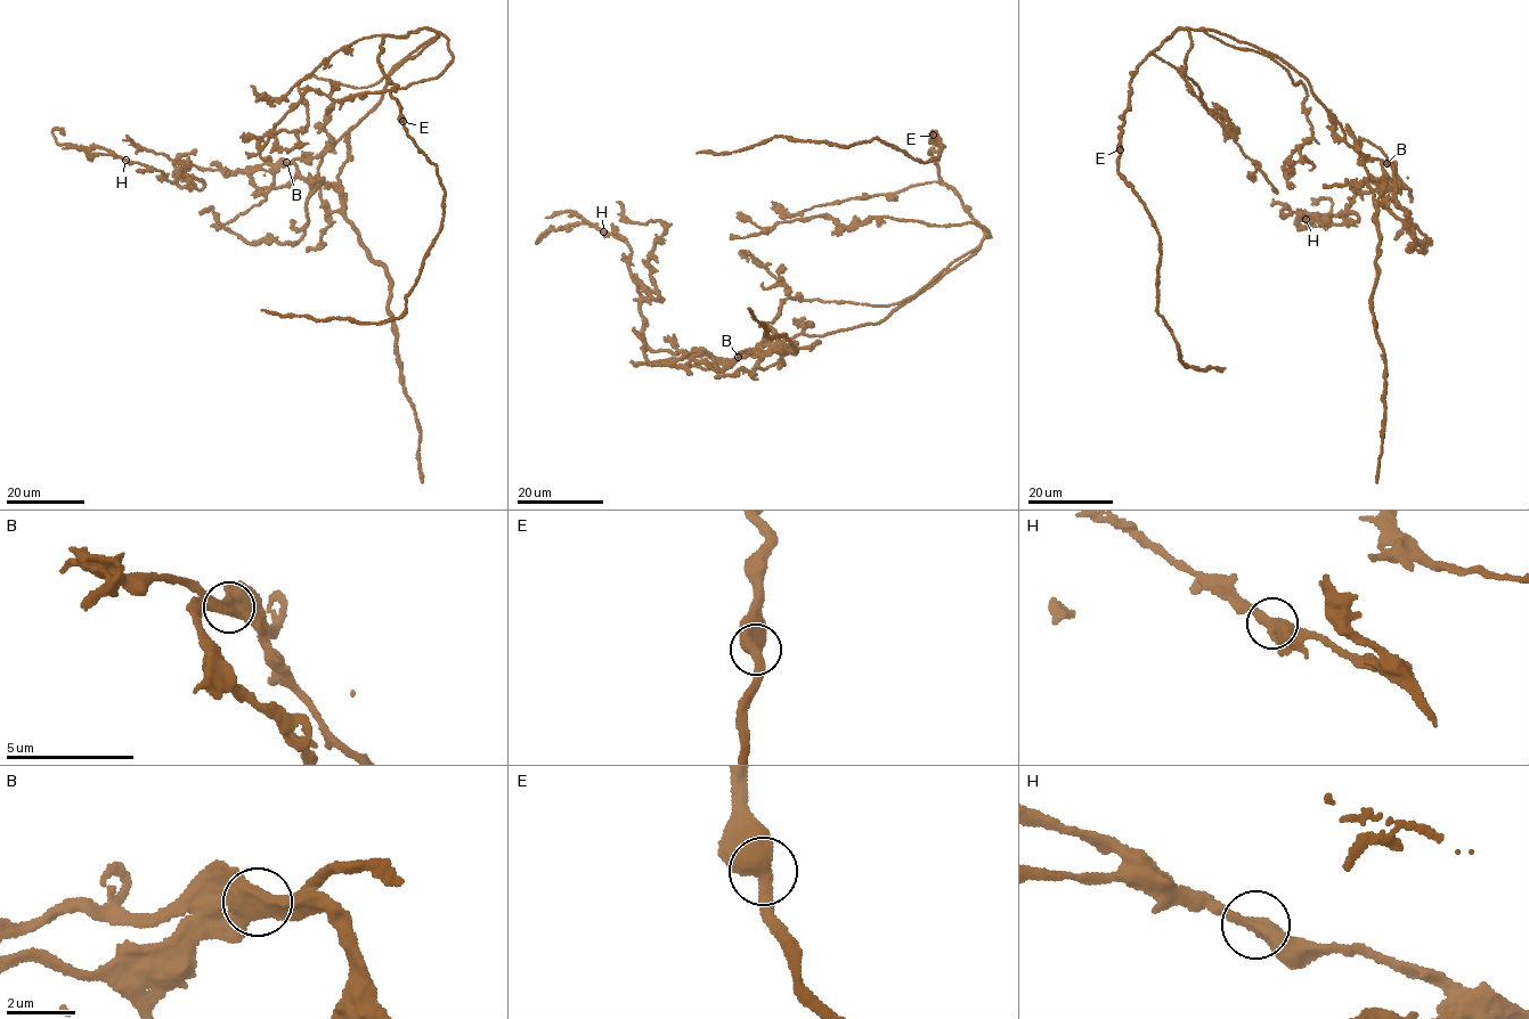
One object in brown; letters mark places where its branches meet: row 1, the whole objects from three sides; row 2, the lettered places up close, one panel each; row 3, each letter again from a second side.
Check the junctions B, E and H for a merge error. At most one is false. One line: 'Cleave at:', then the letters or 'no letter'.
Cleave at: B

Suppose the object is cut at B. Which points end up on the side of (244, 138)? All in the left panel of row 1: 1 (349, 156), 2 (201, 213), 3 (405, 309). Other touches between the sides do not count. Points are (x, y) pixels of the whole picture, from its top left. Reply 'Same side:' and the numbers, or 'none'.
Same side: 3

